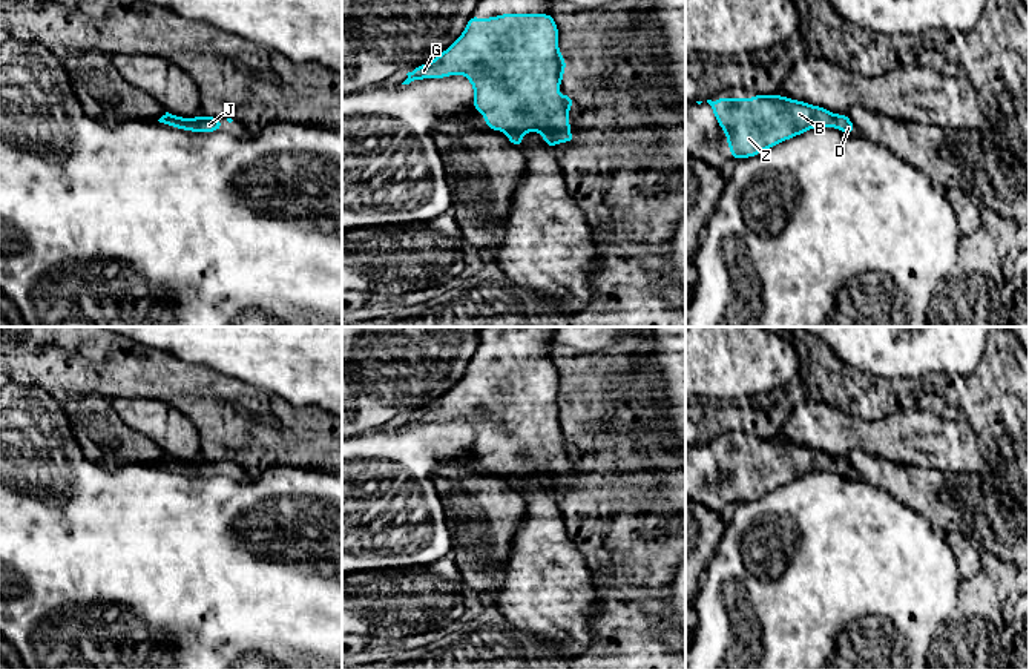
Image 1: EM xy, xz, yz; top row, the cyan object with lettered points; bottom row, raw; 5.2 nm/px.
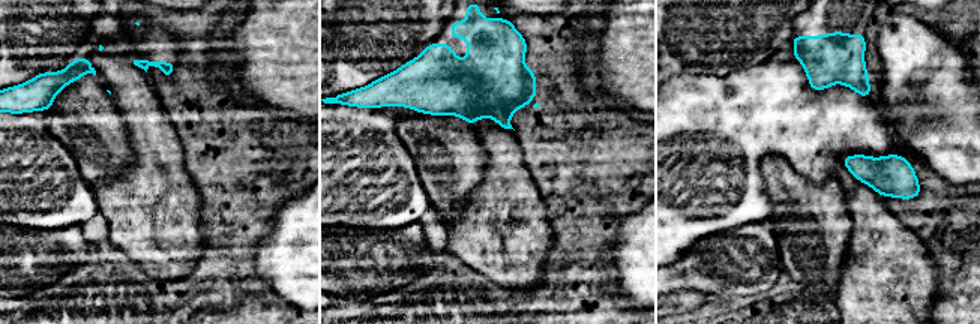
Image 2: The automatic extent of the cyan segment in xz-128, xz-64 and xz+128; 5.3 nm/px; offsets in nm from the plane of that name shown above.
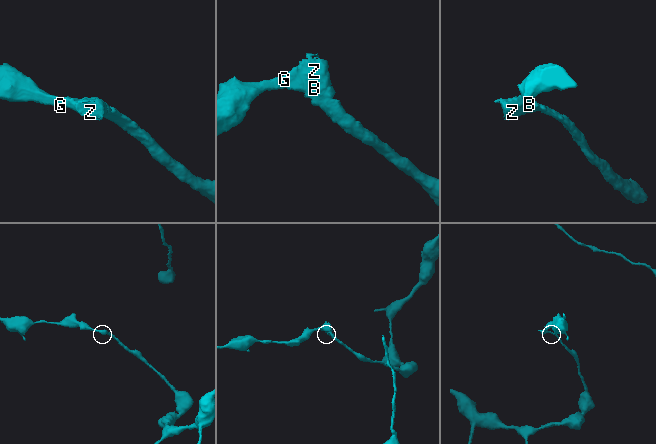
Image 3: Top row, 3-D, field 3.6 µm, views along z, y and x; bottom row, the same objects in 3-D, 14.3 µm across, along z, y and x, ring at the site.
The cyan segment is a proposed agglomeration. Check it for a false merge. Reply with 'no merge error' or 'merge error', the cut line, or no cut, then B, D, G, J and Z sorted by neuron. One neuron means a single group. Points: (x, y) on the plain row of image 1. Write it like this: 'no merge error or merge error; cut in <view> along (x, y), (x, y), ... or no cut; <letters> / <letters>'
no merge error; no cut; B D G J Z

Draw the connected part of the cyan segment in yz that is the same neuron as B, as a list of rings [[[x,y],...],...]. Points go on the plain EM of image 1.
[[[754,436],[754,443],[719,440],[707,443],[727,479],[731,493],[730,503],[756,500],[767,493],[797,480],[814,471],[837,471],[853,479],[856,471],[847,457],[834,459],[825,451],[791,443],[784,439],[762,439]]]

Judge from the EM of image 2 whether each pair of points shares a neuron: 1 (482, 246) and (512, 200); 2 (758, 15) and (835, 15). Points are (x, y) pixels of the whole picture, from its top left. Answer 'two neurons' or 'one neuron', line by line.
1: one neuron
2: two neurons

